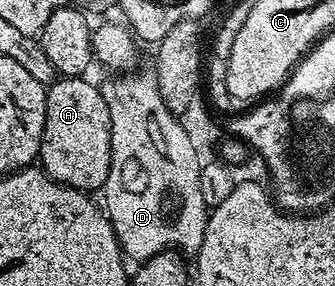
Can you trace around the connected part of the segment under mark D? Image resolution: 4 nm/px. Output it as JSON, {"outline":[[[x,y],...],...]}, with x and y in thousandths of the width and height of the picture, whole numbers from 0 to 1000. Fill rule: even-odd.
{"outline":[[[463,245],[406,248],[397,262],[370,259],[382,255],[322,269],[334,276],[304,290],[310,350],[328,381],[334,427],[334,559],[328,605],[304,657],[304,710],[316,727],[322,769],[346,804],[358,874],[385,909],[433,913],[466,888],[516,871],[537,885],[582,885],[603,857],[627,748],[624,724],[603,703],[603,661],[591,661],[603,556],[585,542],[540,420],[484,353]]]}

